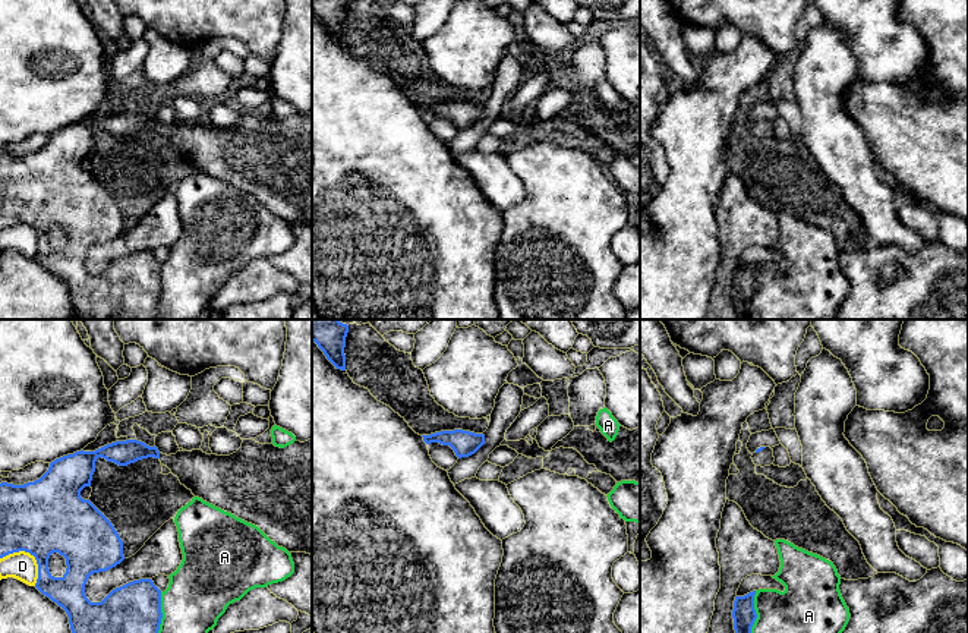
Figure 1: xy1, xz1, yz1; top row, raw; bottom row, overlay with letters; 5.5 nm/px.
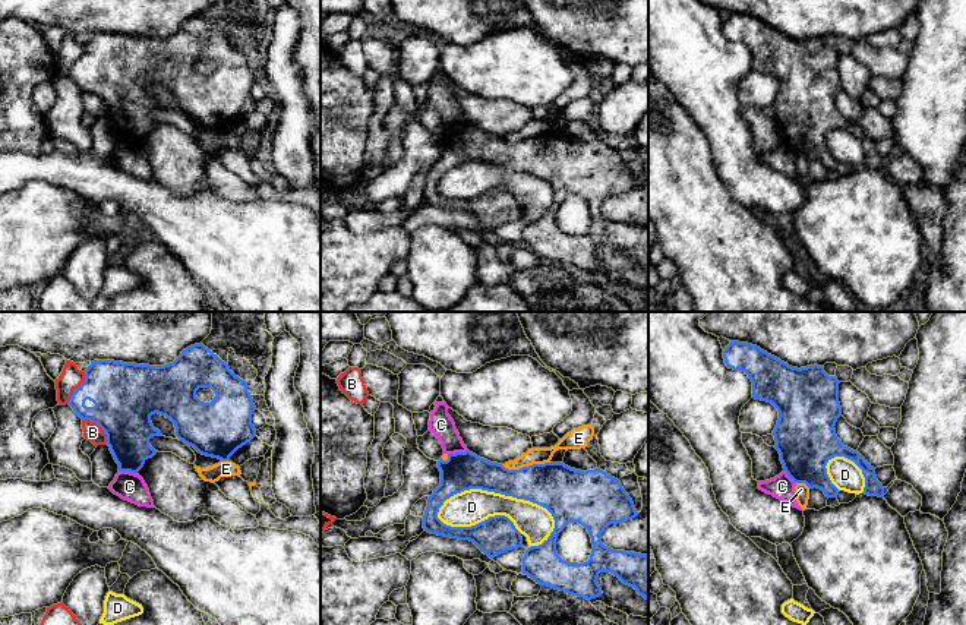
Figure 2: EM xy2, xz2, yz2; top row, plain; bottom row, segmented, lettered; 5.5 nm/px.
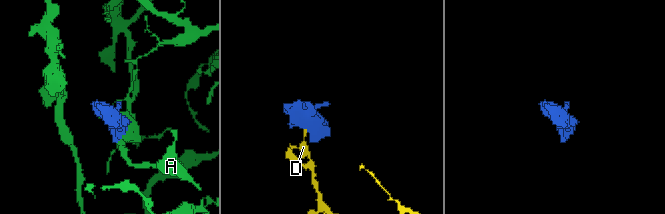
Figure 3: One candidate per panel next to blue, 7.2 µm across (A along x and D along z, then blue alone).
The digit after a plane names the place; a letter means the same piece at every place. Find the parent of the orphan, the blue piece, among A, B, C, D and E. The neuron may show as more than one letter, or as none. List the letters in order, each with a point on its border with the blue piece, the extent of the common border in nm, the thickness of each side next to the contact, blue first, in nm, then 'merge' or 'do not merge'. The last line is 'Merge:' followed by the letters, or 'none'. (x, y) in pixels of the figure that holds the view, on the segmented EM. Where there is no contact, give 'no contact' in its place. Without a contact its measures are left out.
A: yz1 (754, 611) | 240 nm | 130/280 nm | do not merge
B: xy2 (98, 425) | 190 nm | 360/100 nm | do not merge
C: xz2 (457, 453) | 110 nm | 220/140 nm | do not merge
D: xz2 (499, 492) | 650 nm | 220/190 nm | do not merge
E: xz2 (524, 467) | 280 nm | 280/100 nm | do not merge
Merge: none

